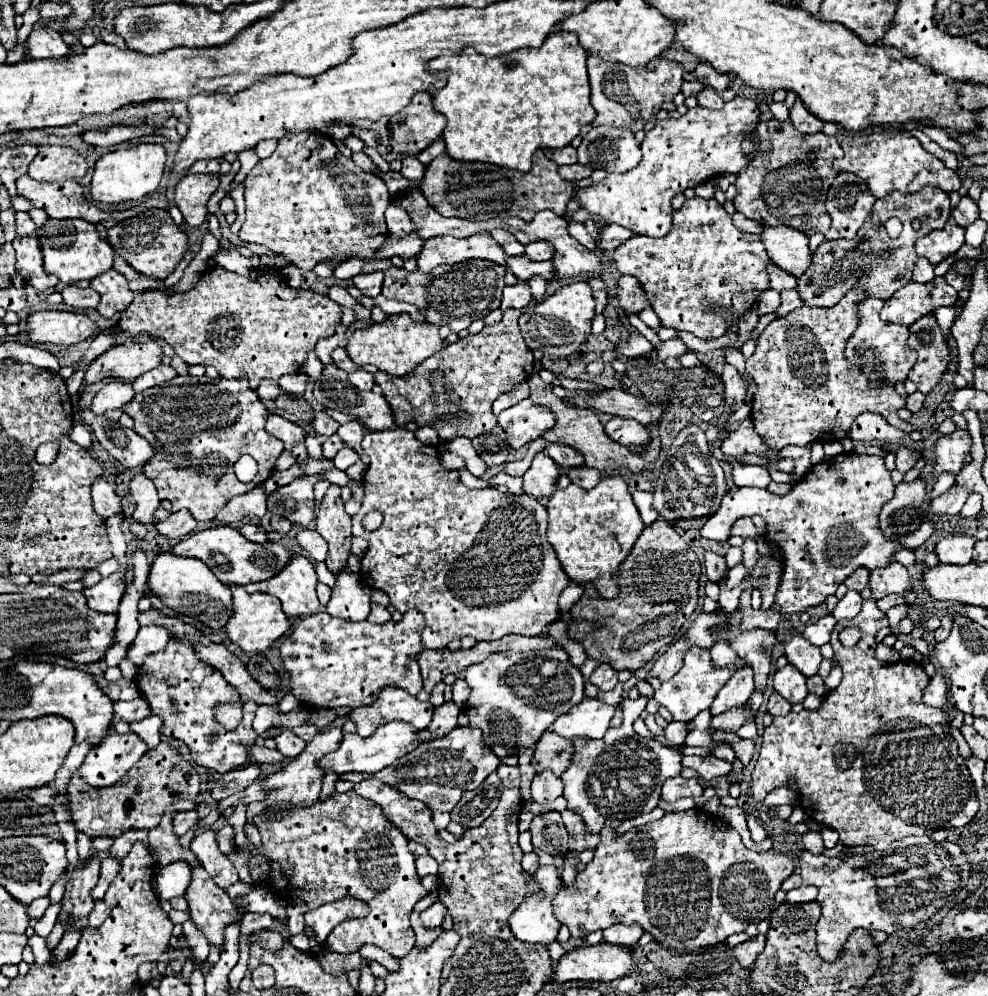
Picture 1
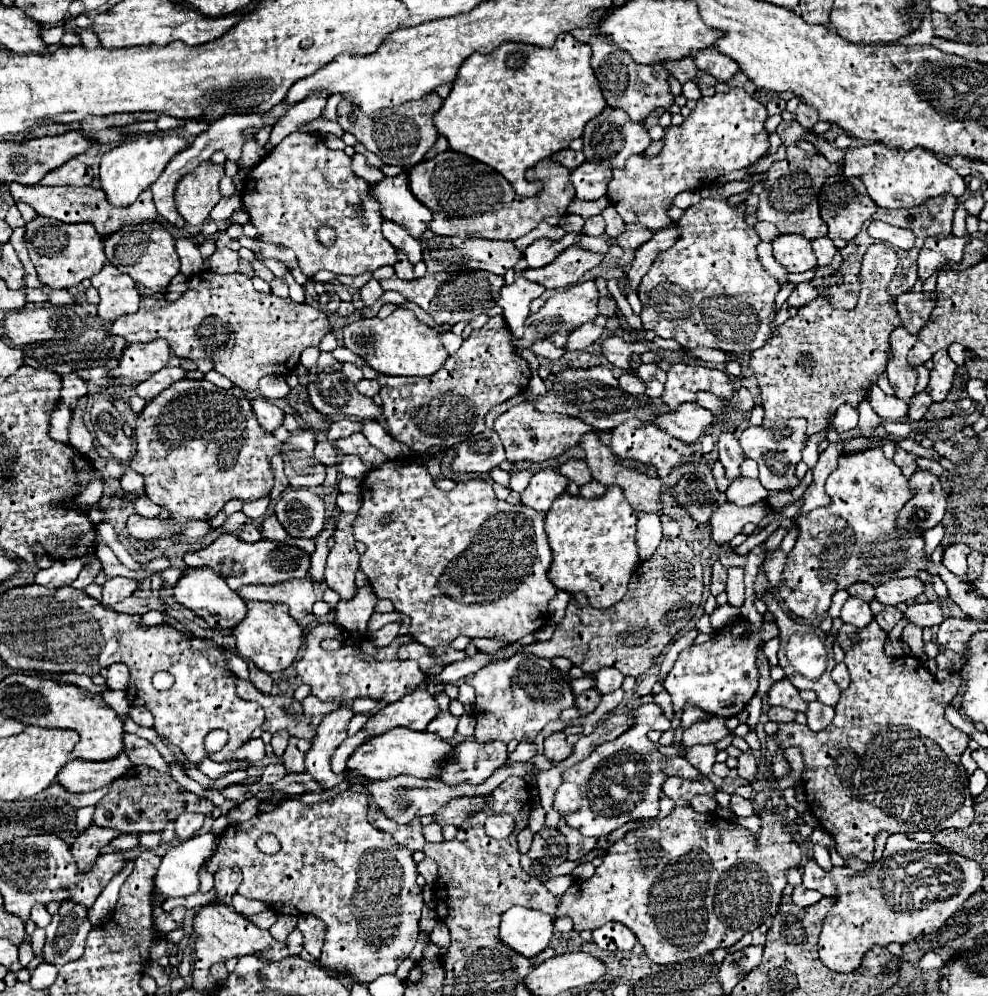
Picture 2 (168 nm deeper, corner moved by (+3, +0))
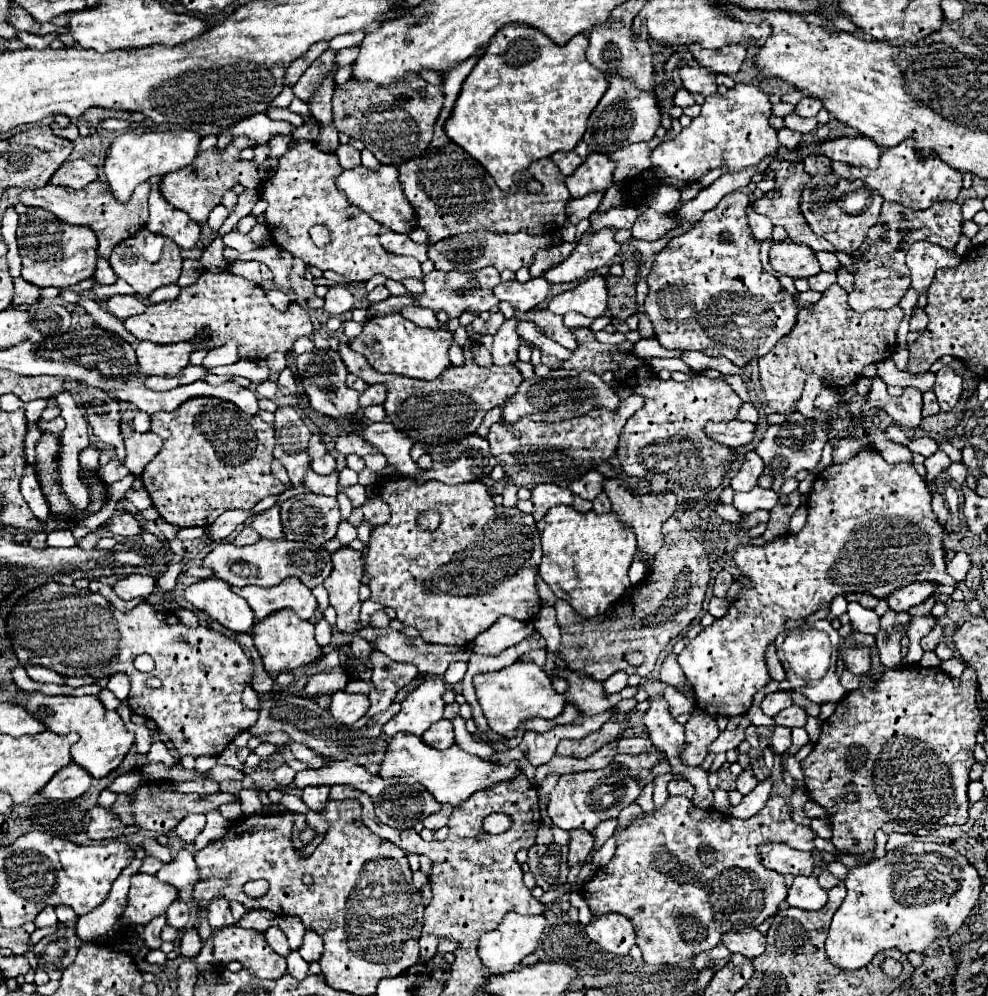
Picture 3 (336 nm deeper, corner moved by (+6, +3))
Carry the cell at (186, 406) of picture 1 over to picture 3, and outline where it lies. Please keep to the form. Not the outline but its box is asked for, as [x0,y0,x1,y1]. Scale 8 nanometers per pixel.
[142,398,286,526]

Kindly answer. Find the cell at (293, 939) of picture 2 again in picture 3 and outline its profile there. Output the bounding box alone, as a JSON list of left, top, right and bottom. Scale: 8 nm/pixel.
[286,950,308,980]

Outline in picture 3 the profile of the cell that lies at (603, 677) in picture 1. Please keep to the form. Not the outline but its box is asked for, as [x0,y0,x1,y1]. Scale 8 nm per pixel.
[602,672,628,694]

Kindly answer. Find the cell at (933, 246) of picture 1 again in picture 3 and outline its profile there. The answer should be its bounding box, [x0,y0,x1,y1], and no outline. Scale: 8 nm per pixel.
[906,242,962,292]

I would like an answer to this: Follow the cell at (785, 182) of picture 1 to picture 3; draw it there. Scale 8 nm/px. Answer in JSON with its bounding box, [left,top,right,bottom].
[754,160,836,252]

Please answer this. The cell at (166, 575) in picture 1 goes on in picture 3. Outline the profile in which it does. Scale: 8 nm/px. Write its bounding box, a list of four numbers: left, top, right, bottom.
[184,578,256,632]

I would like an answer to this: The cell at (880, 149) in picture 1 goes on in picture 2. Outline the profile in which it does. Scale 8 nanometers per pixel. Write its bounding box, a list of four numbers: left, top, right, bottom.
[843,143,967,209]

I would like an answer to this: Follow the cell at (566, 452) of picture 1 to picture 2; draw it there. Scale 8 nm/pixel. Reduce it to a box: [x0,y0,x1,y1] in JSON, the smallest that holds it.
[559,459,593,487]

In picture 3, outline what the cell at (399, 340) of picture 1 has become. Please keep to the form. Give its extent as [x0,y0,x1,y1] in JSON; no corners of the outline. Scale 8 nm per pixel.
[350,312,452,380]

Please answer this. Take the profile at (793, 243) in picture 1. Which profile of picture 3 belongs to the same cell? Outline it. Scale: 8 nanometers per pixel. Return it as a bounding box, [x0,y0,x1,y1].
[770,240,820,278]

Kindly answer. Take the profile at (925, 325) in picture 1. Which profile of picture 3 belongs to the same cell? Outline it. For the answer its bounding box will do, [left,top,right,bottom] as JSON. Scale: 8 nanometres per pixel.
[932,366,962,412]

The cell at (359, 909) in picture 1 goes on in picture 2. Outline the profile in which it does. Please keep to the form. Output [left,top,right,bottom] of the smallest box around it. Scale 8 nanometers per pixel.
[297,915,325,959]

